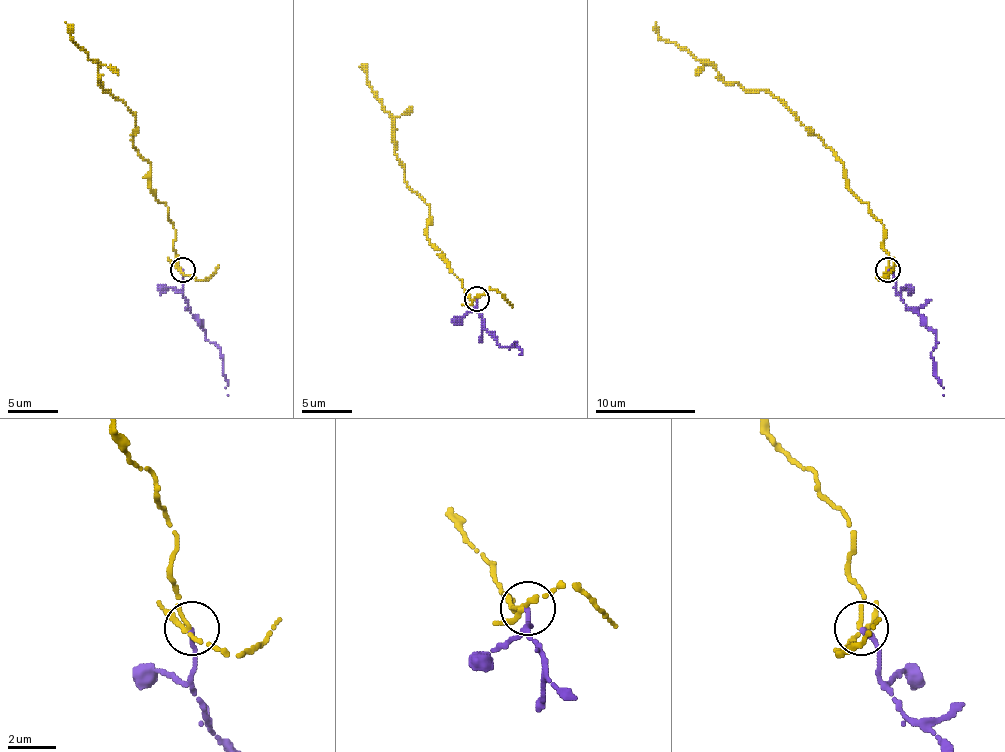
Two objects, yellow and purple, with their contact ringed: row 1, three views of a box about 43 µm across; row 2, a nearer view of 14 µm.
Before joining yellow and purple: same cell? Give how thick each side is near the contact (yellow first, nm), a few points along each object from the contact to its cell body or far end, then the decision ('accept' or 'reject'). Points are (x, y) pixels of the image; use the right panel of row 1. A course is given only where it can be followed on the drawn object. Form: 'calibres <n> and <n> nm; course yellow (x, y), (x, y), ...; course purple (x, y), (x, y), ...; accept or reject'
calibres 190 and 220 nm; course yellow (888, 270), (883, 225), (848, 187), (838, 157), (773, 95), (725, 82), (710, 62), (663, 39), (655, 22); course purple (888, 270), (903, 302), (936, 335), (936, 348), (931, 353), (933, 375), (943, 395); accept

